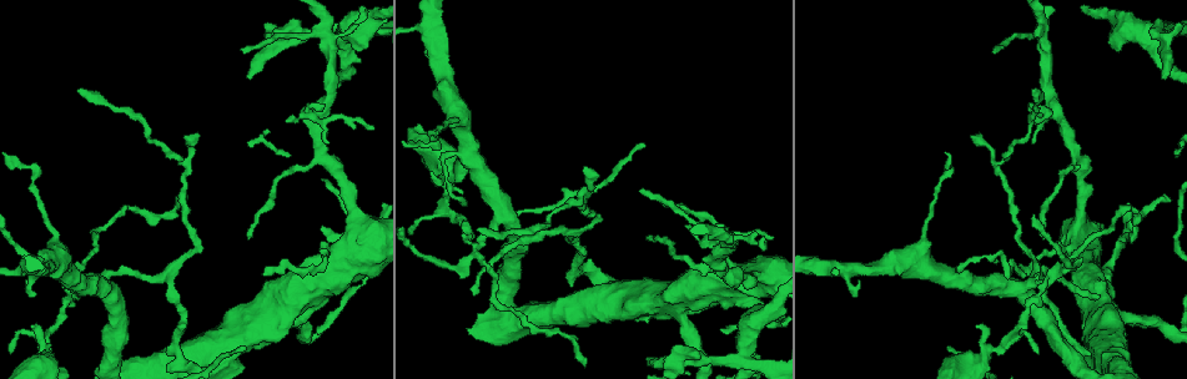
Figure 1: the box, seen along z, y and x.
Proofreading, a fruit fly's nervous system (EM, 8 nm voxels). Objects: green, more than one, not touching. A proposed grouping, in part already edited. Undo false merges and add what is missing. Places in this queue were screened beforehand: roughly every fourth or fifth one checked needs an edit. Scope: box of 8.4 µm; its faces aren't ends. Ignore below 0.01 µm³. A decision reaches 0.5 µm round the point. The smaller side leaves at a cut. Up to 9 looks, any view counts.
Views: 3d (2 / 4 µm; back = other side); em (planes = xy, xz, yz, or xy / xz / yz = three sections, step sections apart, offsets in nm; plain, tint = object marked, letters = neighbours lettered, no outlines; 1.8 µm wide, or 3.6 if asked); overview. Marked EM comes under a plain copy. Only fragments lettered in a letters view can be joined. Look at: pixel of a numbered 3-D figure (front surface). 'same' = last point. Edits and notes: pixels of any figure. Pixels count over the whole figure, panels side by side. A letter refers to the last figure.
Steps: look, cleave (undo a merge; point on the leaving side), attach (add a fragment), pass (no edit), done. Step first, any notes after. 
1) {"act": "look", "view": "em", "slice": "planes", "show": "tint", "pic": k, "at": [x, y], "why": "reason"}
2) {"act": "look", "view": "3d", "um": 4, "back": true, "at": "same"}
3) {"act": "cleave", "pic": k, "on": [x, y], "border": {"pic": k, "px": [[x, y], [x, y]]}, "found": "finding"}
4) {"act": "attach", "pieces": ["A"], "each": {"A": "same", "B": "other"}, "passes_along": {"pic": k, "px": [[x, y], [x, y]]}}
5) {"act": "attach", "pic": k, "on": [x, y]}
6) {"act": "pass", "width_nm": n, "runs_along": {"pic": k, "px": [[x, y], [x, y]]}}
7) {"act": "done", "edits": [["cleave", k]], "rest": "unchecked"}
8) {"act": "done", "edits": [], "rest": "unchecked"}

{"act": "look", "view": "em", "slice": "planes", "show": "letters", "pic": 1, "at": [1100, 297], "why": "thin end"}

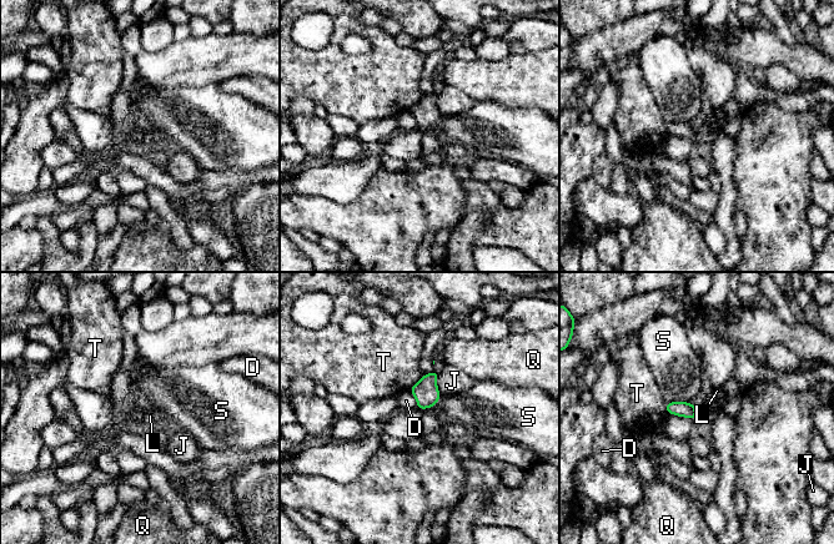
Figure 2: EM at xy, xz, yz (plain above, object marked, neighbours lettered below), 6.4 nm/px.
{"act": "pass", "each": {"D": "other", "J": "other", "L": "other", "Q": "other", "S": "other", "T": "other"}, "border": {"pic": 2, "px": [[432, 407], [422, 411]]}, "found": "no lettered fragment goes on from it"}

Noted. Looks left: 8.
{"act": "look", "view": "em", "um": 3.6, "slice": "planes", "show": "letters", "pic": 1, "at": [680, 311], "why": "small branch off a trunk"}

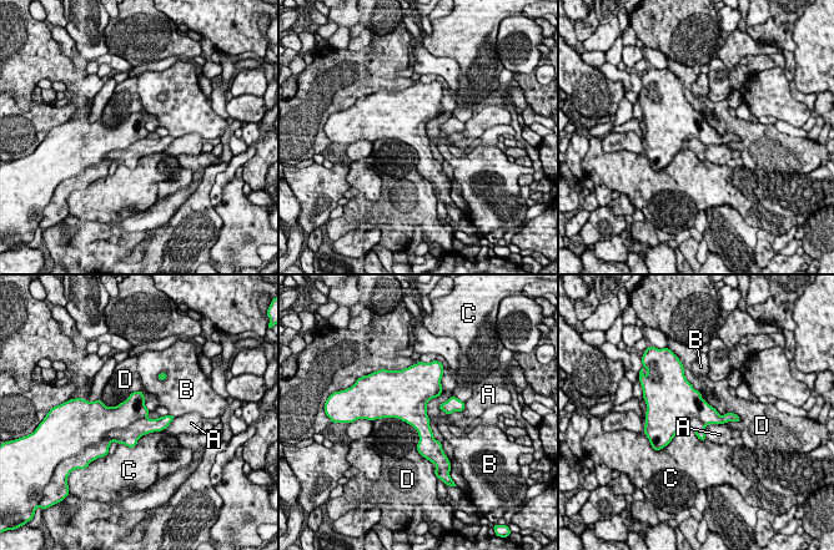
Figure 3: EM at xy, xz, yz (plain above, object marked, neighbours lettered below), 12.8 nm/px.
{"act": "cleave", "pic": 3, "on": [129, 437], "each": {"A": "other", "B": "other", "C": "other", "D": "other"}, "found": "two neurons meet here"}

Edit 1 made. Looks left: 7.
{"act": "look", "view": "em", "slice": "xz", "step": 4, "show": "tint", "pic": 1, "at": [745, 340], "why": "four arms meet"}

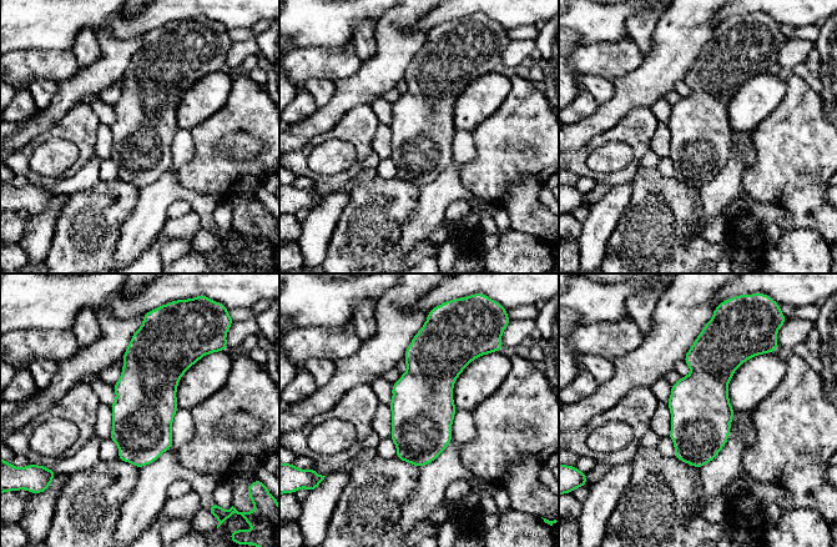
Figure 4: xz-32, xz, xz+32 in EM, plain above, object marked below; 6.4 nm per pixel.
{"act": "look", "view": "em", "slice": "planes", "show": "letters", "at": "same"}

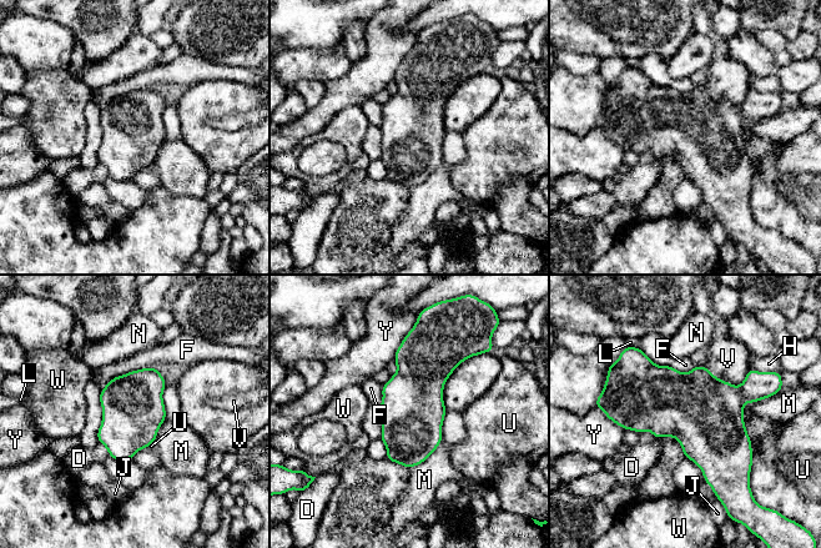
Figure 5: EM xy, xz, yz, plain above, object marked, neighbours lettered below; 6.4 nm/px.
{"act": "cleave", "pic": 5, "on": [756, 386], "width_nm": 400, "longest_contact_nm": ["U", 400], "each": {"D": "other", "F": "other", "H": "other", "J": "other", "L": "other", "M": "other", "N": "other", "U": "other", "V": "other", "W": "other", "Y": "other"}, "found": "a second neuron is stuck on"}

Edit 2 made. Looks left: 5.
{"act": "done", "edits": [["cleave", 3], ["cleave", 5]], "rest": "unchecked"}

